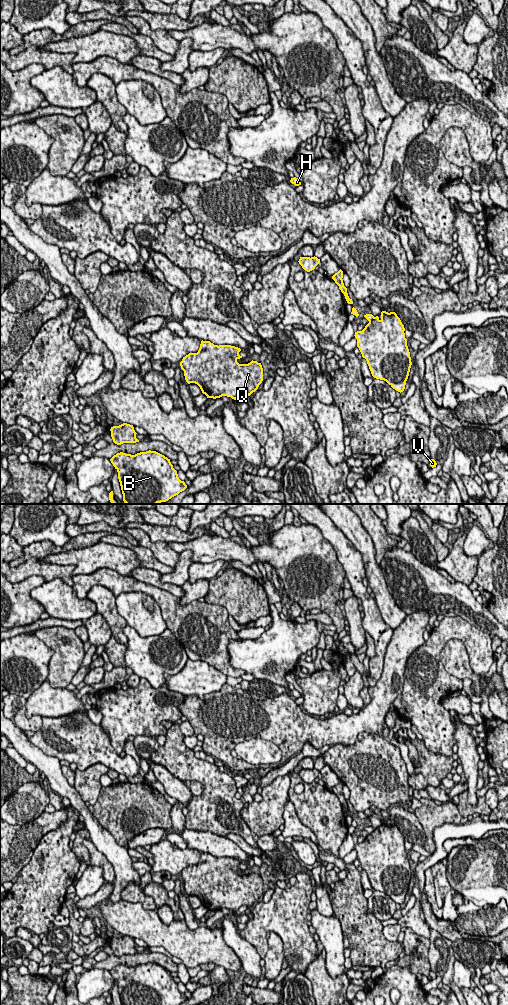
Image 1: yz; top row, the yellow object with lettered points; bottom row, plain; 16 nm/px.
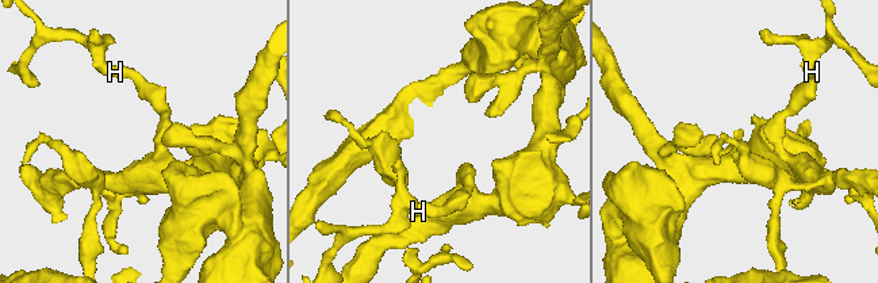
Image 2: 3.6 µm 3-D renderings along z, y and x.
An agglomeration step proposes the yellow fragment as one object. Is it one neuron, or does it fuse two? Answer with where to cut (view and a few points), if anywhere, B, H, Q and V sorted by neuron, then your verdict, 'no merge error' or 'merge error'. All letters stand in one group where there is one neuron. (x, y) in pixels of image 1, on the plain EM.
cut yz (375, 829), (369, 834); groups B H V / Q; merge error

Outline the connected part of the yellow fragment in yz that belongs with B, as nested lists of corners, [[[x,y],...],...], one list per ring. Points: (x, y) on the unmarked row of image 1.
[[[156,963],[135,967],[120,964],[110,973],[118,984],[122,1005],[180,1005],[187,1000],[185,994],[179,991],[170,971]]]

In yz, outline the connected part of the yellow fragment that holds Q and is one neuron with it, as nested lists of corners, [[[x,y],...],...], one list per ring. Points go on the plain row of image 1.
[[[201,853],[197,865],[189,865],[180,874],[188,896],[197,896],[207,910],[231,909],[236,912],[241,906],[250,908],[263,893],[263,880],[261,875],[251,873],[248,876],[239,876],[240,860],[231,857],[214,857],[210,853]]]

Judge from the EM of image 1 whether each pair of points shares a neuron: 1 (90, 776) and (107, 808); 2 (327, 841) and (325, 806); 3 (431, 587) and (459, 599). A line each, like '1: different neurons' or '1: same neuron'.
1: different neurons
2: same neuron
3: same neuron

